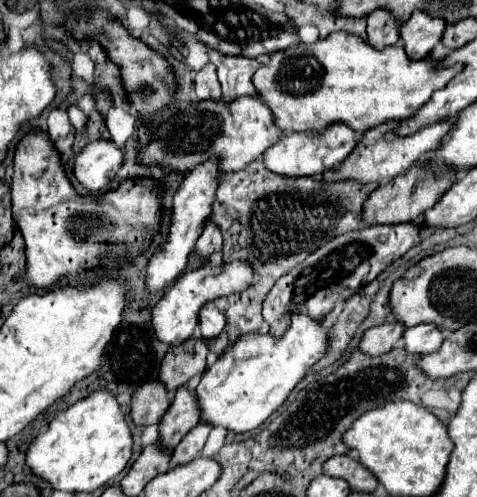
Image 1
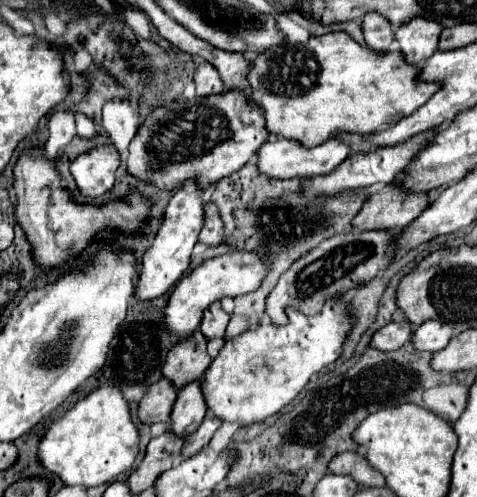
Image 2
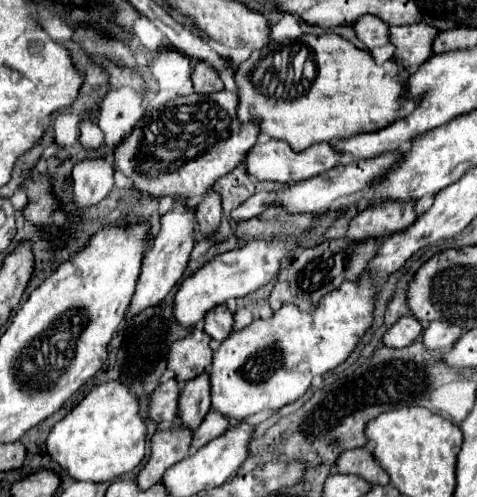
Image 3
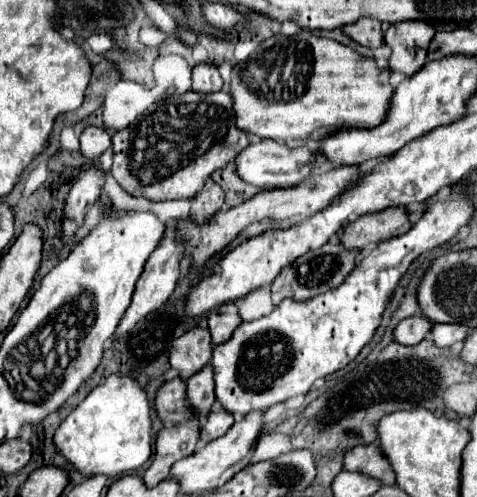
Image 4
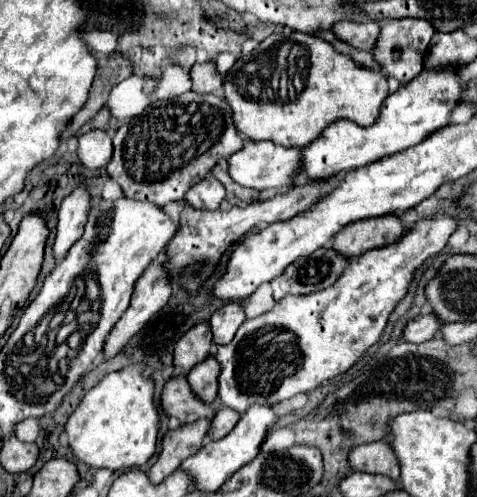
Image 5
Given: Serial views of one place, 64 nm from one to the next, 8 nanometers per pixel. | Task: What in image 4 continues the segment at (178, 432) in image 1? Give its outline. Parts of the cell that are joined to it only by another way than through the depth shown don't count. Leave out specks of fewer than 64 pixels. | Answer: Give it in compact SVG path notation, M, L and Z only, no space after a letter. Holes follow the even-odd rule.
M206 364L200 372L192 374L188 380L188 400L192 400L190 404L194 404L198 416L204 416L210 412L210 406L216 400L214 394L214 372L212 372L212 364Z

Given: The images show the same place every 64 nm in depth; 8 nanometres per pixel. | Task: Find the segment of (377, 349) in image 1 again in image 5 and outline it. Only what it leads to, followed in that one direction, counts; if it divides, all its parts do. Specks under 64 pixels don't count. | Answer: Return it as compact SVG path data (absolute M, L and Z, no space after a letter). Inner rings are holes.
M430 312L430 314L420 314L416 318L412 318L406 328L404 328L404 340L406 342L412 342L412 344L422 344L422 342L428 342L432 340L442 328L442 322L440 318Z

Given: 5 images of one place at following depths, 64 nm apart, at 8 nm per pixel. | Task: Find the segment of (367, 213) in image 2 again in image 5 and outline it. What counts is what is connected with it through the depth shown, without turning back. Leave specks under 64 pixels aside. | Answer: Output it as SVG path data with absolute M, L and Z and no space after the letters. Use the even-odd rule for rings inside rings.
M388 214L348 224L344 232L338 232L332 238L332 248L336 248L336 252L340 252L344 258L350 260L368 250L394 244L402 234L404 234L402 220L396 214Z

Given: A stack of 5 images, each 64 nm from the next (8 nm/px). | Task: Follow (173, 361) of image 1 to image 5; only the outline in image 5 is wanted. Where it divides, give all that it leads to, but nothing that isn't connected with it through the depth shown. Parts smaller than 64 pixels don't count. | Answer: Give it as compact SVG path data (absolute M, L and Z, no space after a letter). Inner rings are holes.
M208 320L196 324L176 342L174 366L182 370L194 368L198 362L210 356L210 342L212 342L212 332L210 332Z

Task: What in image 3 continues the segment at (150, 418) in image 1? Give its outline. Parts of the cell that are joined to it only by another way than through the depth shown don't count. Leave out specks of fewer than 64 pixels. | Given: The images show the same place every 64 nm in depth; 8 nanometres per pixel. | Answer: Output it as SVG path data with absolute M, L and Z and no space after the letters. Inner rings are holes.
M172 378L168 382L162 382L150 396L148 416L154 422L176 422L178 420L178 398L180 398L180 386Z

